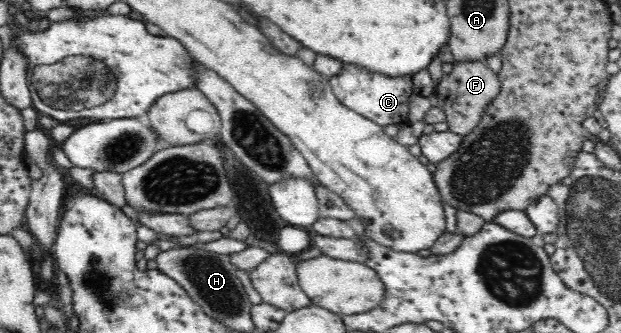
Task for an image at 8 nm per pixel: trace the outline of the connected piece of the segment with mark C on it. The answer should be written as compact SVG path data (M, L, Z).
M347 63L338 75L328 77L336 98L355 113L374 121L382 128L389 125L408 125L409 101L415 95L414 75L390 77L377 71L370 71L361 65Z

